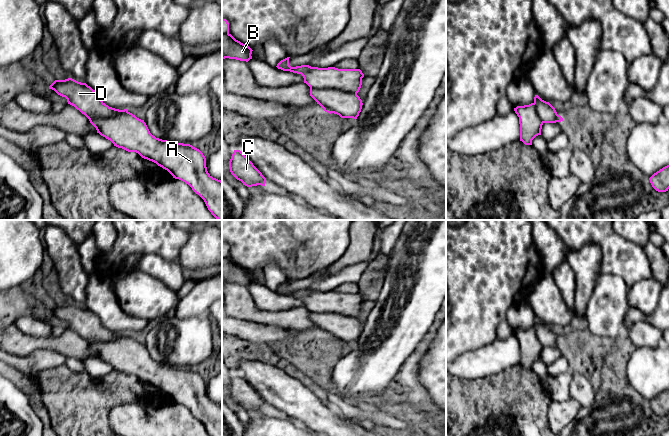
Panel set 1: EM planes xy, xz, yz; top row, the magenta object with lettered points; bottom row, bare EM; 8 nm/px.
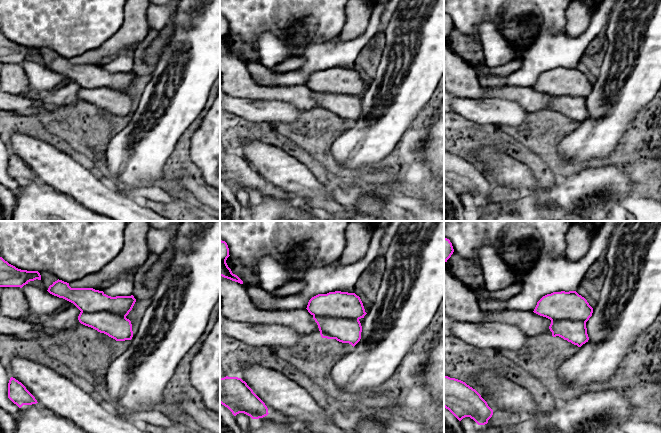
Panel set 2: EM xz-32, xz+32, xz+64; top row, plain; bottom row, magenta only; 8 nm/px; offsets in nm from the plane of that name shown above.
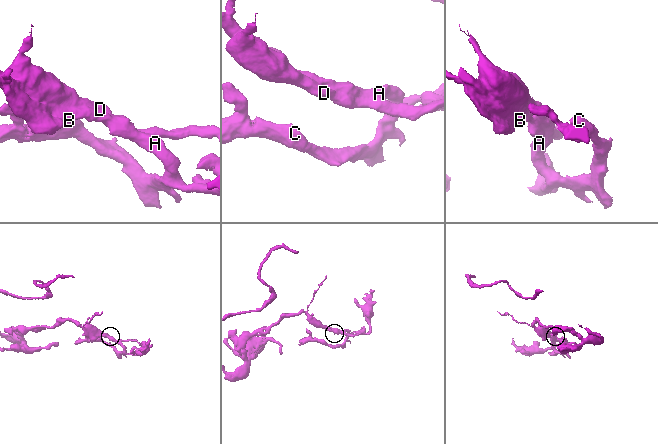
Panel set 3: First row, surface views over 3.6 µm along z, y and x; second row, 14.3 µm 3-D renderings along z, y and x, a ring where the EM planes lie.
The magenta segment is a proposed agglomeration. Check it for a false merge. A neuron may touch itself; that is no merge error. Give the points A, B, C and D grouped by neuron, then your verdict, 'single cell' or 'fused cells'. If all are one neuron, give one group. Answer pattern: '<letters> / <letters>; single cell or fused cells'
A B C D; single cell

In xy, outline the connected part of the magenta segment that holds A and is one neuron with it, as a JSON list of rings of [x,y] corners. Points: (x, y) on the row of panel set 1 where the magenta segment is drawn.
[[[72,78],[55,80],[49,89],[65,97],[68,104],[84,114],[96,128],[97,133],[110,140],[114,146],[128,152],[136,152],[142,158],[156,163],[167,170],[175,179],[188,184],[205,202],[208,210],[217,219],[222,220],[222,181],[213,178],[207,171],[203,153],[190,144],[175,143],[153,136],[144,120],[137,118],[127,109],[119,110],[106,105],[100,95],[86,83]]]

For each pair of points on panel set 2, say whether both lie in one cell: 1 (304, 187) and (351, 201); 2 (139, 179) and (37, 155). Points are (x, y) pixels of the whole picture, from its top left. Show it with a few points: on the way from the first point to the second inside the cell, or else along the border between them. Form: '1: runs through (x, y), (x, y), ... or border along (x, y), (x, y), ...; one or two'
1: border along (329, 185), (329, 194), (349, 209); two
2: border along (101, 178), (121, 192); two

